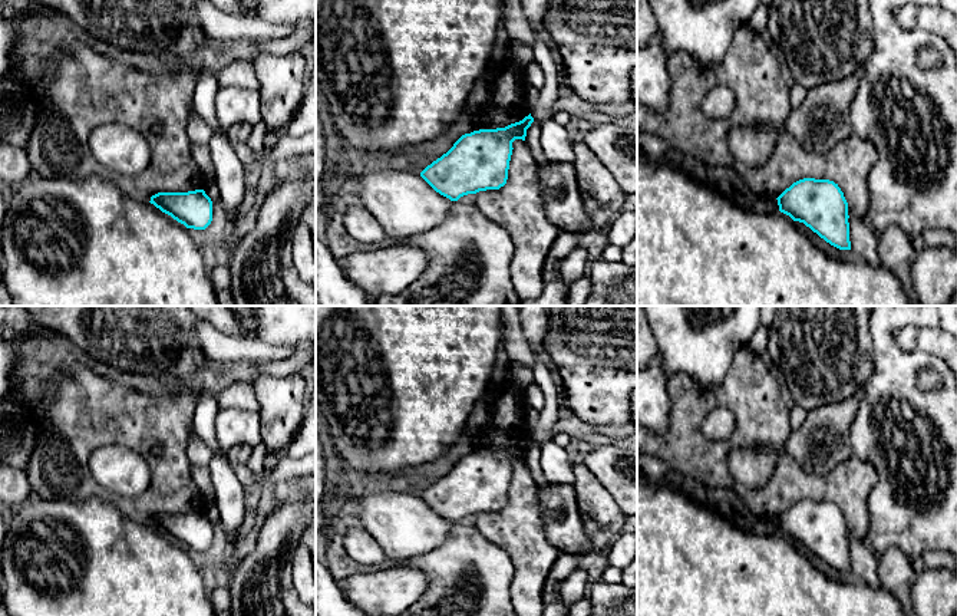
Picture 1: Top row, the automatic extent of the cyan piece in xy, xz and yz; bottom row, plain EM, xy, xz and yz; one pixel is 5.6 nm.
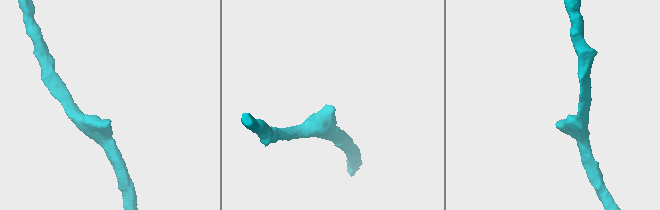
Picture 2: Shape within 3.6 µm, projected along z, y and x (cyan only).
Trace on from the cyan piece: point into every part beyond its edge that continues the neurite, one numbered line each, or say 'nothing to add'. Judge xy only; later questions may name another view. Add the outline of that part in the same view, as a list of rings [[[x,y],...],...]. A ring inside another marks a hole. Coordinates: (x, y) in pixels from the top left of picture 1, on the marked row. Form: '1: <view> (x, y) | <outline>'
nothing to add

